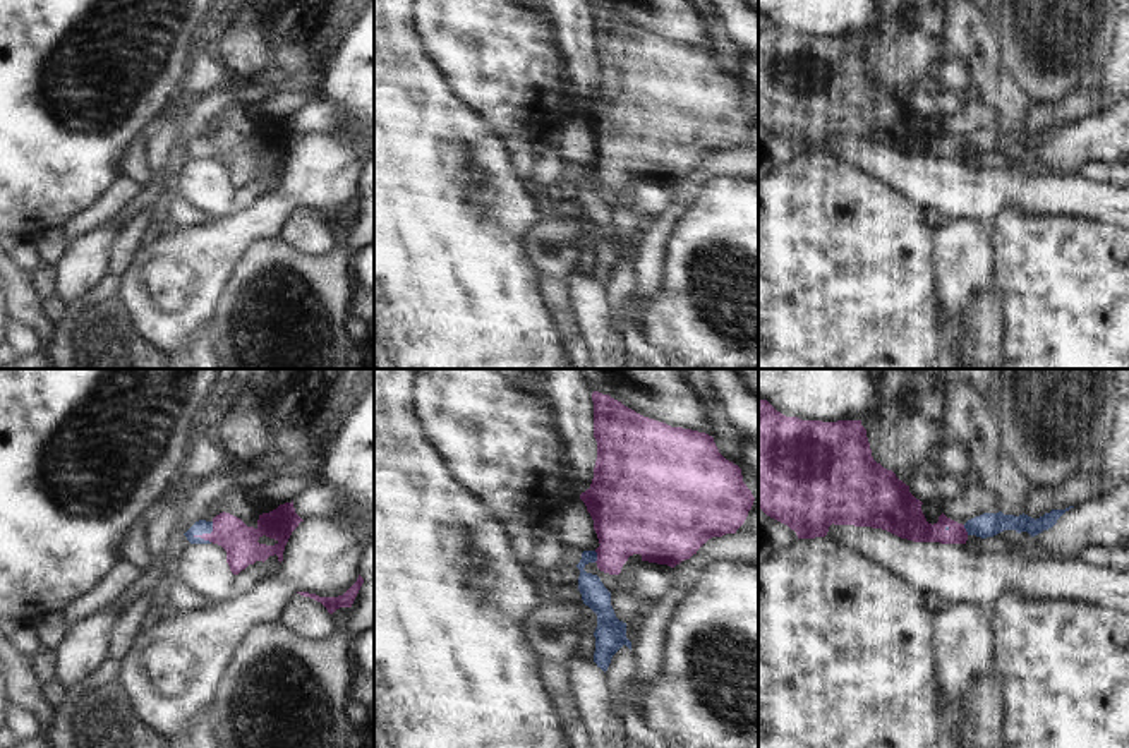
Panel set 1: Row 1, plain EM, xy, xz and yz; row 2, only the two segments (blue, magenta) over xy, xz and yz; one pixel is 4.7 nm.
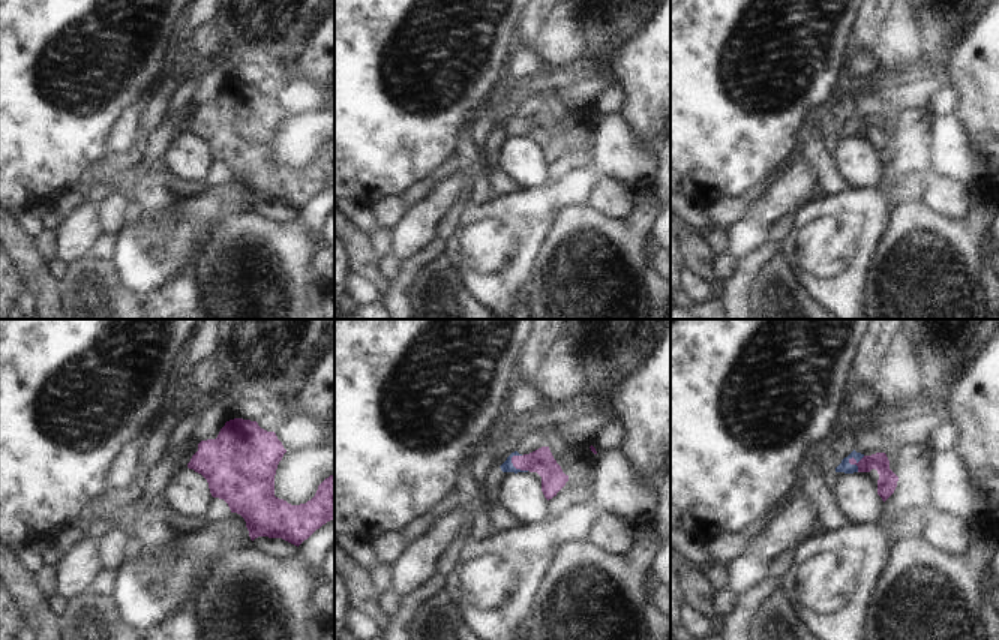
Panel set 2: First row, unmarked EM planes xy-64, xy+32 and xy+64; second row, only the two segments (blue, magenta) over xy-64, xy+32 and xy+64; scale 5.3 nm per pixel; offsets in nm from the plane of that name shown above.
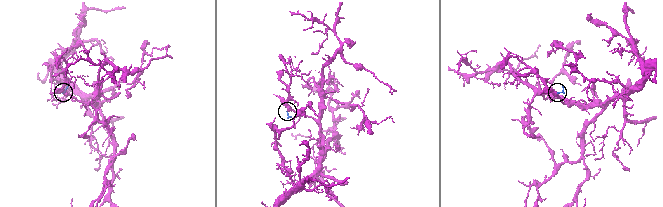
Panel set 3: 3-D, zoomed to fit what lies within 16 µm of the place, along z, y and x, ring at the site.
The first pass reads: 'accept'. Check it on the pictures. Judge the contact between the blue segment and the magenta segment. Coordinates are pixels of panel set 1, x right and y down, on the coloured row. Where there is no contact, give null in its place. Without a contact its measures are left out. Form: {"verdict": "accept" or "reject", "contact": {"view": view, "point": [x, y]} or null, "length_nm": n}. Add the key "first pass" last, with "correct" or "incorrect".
{"verdict": "accept", "contact": {"view": "xy", "point": [206, 532]}, "length_nm": 120, "first pass": "correct"}

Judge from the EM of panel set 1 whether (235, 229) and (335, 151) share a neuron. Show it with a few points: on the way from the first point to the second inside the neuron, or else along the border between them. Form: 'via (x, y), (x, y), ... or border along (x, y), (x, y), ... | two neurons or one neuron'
via (259, 222), (311, 175) | one neuron

